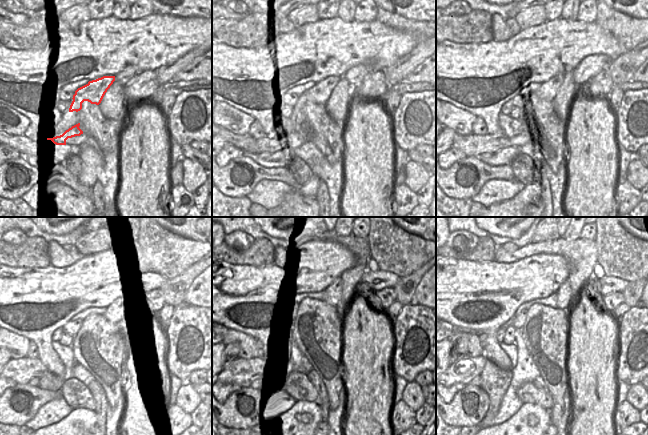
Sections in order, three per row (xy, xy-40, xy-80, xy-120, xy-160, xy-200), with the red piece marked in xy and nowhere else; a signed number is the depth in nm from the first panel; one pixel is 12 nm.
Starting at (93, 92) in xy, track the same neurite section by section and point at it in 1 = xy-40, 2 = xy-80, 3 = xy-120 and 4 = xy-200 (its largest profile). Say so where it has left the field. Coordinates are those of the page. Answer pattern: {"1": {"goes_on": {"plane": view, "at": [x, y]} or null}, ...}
{"1": {"goes_on": {"plane": "xy-40", "at": [320, 93]}}, "2": {"goes_on": {"plane": "xy-80", "at": [547, 91]}}, "3": {"goes_on": {"plane": "xy-120", "at": [111, 312]}}, "4": {"goes_on": {"plane": "xy-200", "at": [564, 292]}}}

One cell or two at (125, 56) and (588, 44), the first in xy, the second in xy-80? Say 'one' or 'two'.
one

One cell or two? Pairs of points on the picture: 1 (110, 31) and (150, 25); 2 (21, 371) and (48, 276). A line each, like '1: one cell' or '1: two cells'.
1: one cell
2: two cells

